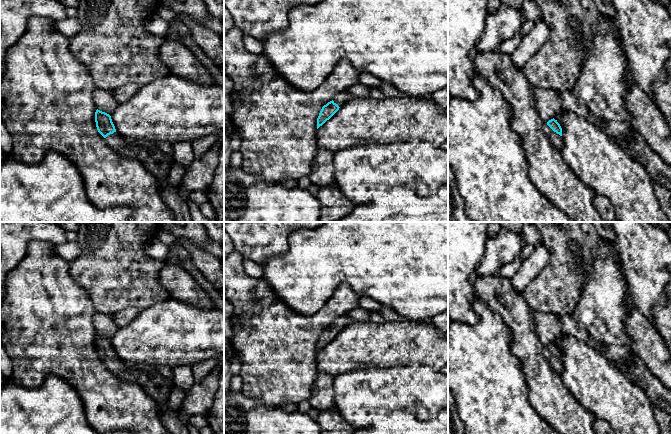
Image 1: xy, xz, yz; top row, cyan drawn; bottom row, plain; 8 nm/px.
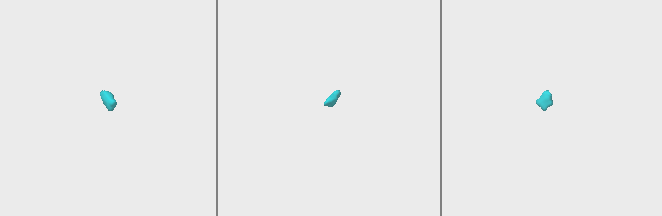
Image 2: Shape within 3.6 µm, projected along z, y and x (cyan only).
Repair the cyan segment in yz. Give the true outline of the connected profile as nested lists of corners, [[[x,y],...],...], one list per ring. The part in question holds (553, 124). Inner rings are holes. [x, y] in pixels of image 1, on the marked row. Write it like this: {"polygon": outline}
{"polygon": [[[554,118],[549,120],[544,126],[544,132],[549,137],[553,147],[561,150],[563,148],[562,128]]]}

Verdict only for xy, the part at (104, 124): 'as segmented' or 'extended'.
extended

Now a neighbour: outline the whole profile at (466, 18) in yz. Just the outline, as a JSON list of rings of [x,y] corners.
[[[448,0],[448,94],[469,101],[479,98],[472,85],[477,74],[476,46],[485,28],[489,0]]]

